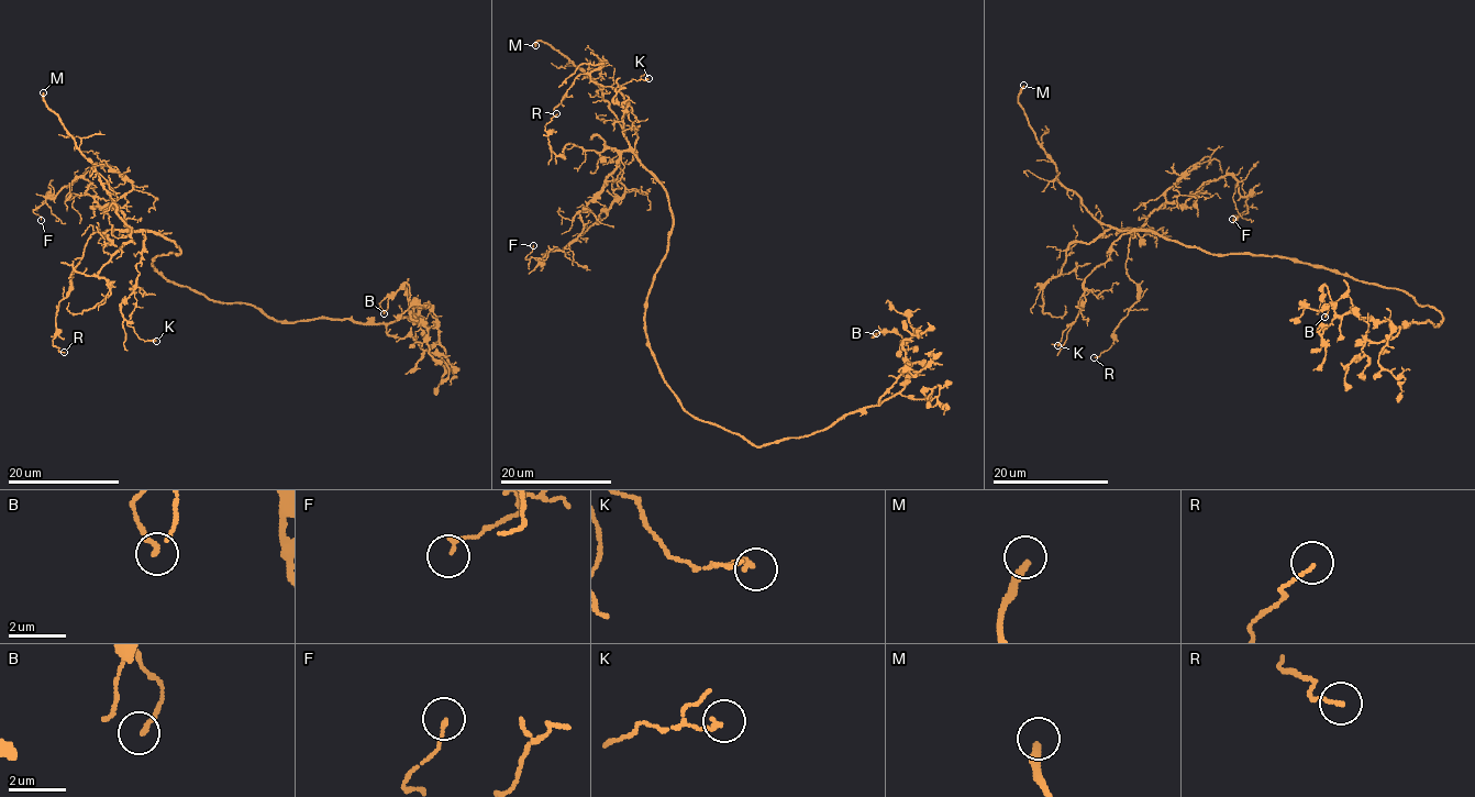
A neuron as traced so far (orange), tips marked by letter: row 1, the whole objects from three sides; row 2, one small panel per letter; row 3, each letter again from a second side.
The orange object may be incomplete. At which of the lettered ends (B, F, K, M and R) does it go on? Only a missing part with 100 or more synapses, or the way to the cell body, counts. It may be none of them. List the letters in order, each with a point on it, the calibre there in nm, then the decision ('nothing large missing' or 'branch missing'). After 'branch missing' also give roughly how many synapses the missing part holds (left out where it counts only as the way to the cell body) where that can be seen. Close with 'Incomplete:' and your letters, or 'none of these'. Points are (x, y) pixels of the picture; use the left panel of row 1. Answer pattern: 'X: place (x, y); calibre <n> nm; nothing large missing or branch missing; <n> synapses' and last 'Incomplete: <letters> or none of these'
B: place (384, 313); calibre 150 nm; nothing large missing
F: place (41, 220); calibre 130 nm; nothing large missing
K: place (156, 341); calibre 150 nm; nothing large missing
M: place (43, 92); calibre 280 nm; branch missing
R: place (64, 352); calibre 120 nm; nothing large missing
Incomplete: M

